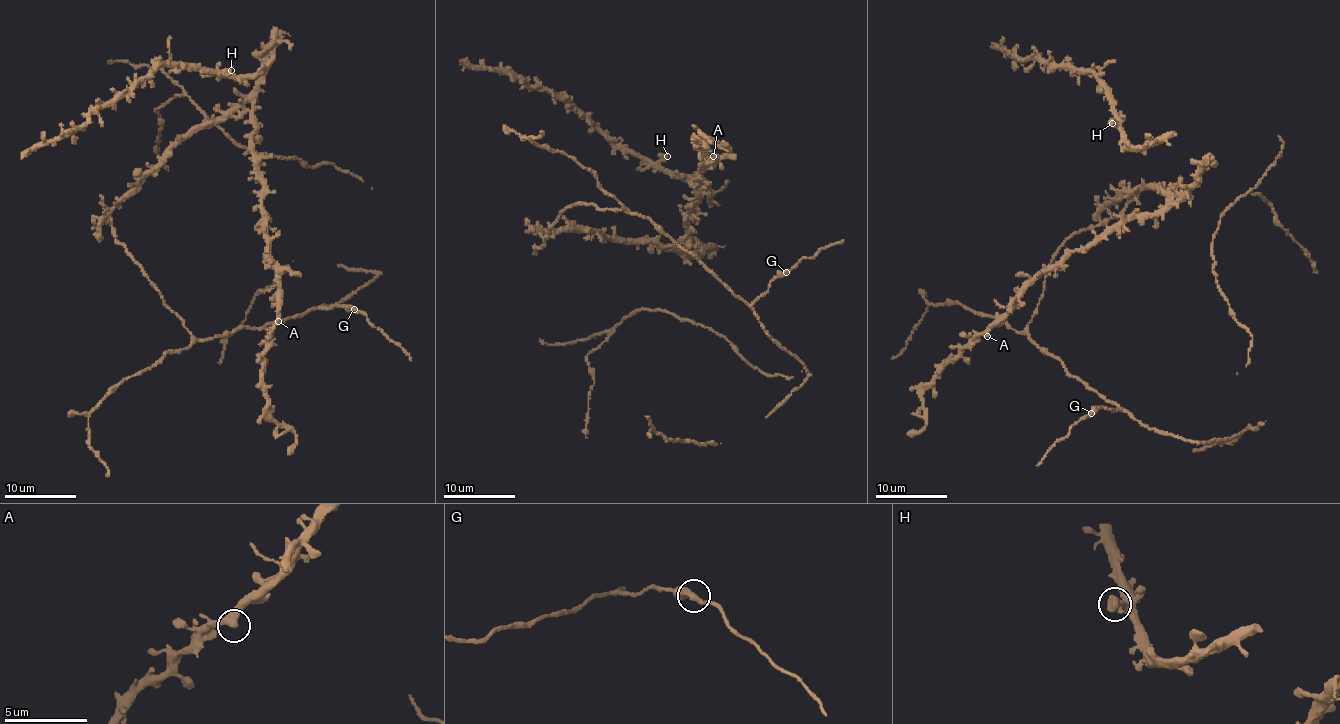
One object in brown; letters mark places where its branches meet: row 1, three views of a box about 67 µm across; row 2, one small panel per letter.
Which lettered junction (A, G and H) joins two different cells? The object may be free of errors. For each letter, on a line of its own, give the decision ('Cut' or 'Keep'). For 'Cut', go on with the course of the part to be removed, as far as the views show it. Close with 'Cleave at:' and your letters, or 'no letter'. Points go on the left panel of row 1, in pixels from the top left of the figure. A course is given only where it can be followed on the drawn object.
A: Keep
G: Keep
H: Keep
Cleave at: no letter

